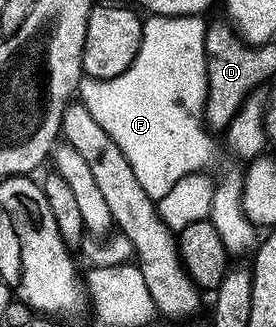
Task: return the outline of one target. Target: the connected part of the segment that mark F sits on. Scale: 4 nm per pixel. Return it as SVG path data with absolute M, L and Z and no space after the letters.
M150 16L142 23L142 39L140 40L140 52L136 52L136 60L132 60L132 64L124 72L120 72L120 76L115 78L87 78L83 77L81 84L78 86L77 97L88 108L88 112L92 112L92 116L96 116L96 124L100 124L100 128L104 128L104 132L108 132L108 136L112 136L112 140L116 140L116 144L120 144L120 152L124 152L124 156L128 156L128 164L132 164L132 172L136 172L136 180L140 180L140 188L144 188L144 192L148 192L148 196L155 200L162 198L164 192L168 192L168 188L172 188L174 184L184 176L196 174L207 169L206 165L214 158L214 142L211 131L204 125L202 117L202 109L206 103L206 53L204 52L204 36L208 25L207 19L202 16Z

